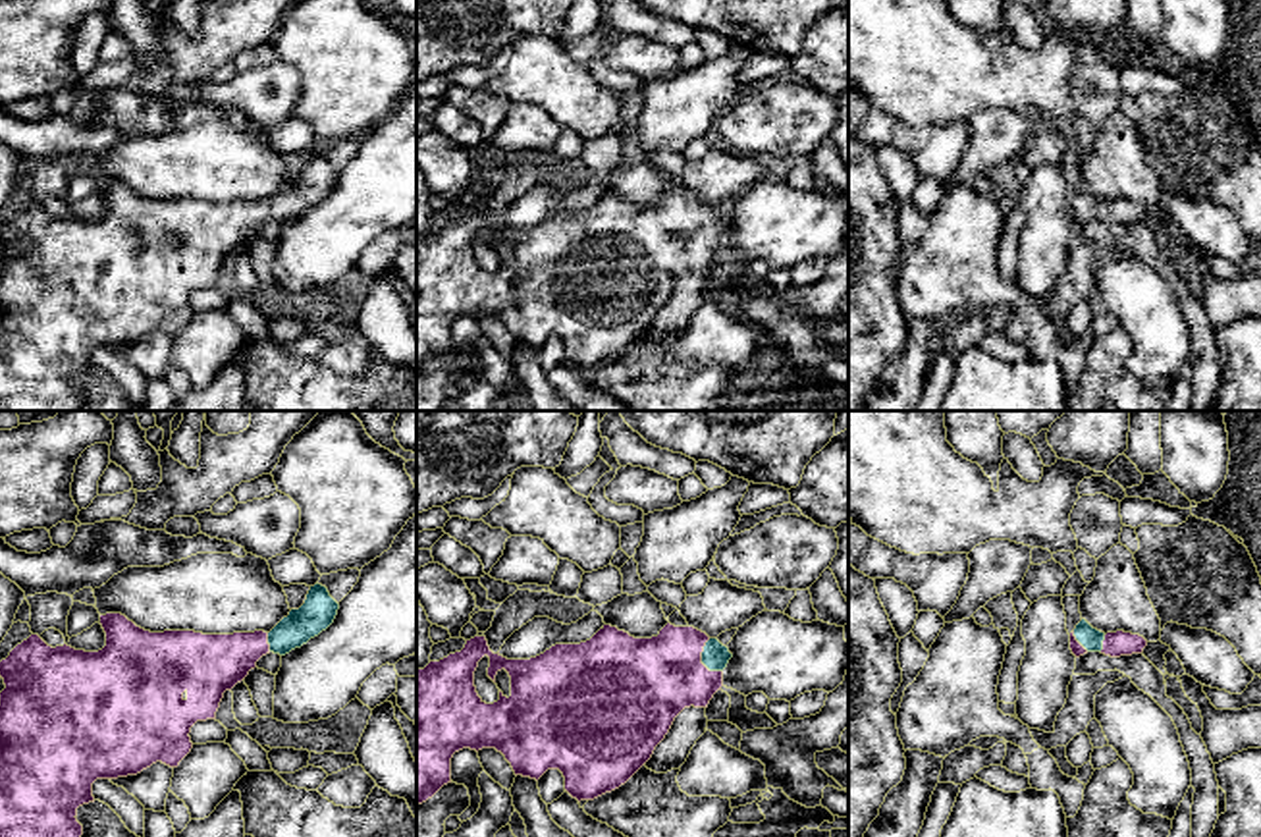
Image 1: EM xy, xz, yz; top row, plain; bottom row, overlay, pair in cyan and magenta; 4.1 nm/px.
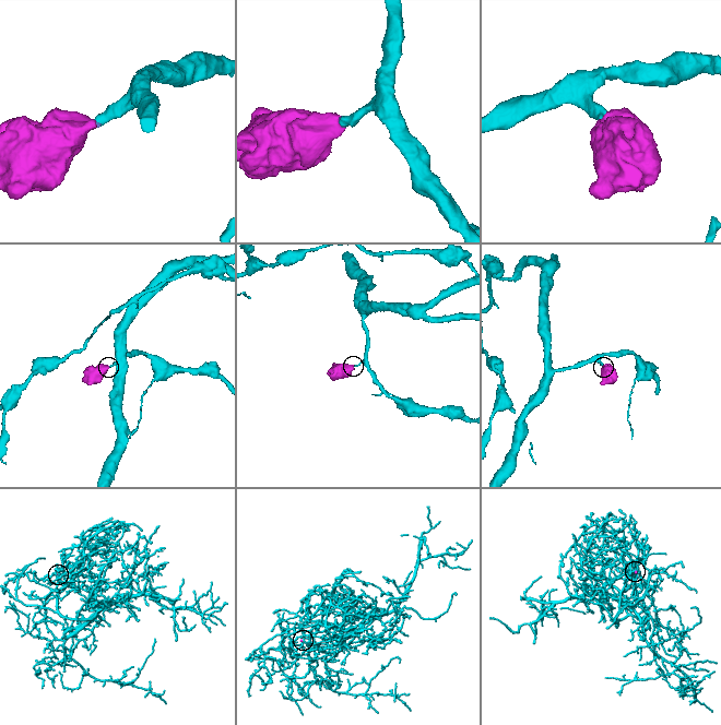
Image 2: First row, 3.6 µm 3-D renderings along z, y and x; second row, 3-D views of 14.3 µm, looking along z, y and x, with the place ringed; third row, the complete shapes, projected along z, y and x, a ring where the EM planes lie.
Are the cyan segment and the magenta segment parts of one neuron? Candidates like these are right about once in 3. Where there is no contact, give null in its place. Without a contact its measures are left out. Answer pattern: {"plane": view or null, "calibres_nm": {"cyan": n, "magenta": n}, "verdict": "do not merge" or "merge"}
{"plane": "xz", "calibres_nm": {"cyan": 120, "magenta": 360}, "verdict": "merge"}

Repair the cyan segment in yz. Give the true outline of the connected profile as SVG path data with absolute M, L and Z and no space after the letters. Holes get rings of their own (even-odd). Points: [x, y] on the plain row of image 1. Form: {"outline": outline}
{"outline": "M1082 187L1070 201L1070 218L1076 226L1087 220L1101 220L1111 226L1141 222L1147 208L1140 202L1116 199L1101 201Z"}

